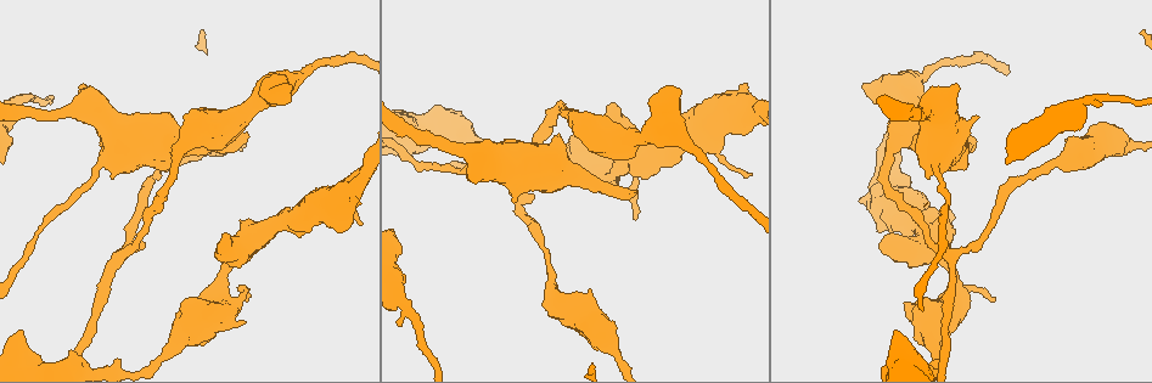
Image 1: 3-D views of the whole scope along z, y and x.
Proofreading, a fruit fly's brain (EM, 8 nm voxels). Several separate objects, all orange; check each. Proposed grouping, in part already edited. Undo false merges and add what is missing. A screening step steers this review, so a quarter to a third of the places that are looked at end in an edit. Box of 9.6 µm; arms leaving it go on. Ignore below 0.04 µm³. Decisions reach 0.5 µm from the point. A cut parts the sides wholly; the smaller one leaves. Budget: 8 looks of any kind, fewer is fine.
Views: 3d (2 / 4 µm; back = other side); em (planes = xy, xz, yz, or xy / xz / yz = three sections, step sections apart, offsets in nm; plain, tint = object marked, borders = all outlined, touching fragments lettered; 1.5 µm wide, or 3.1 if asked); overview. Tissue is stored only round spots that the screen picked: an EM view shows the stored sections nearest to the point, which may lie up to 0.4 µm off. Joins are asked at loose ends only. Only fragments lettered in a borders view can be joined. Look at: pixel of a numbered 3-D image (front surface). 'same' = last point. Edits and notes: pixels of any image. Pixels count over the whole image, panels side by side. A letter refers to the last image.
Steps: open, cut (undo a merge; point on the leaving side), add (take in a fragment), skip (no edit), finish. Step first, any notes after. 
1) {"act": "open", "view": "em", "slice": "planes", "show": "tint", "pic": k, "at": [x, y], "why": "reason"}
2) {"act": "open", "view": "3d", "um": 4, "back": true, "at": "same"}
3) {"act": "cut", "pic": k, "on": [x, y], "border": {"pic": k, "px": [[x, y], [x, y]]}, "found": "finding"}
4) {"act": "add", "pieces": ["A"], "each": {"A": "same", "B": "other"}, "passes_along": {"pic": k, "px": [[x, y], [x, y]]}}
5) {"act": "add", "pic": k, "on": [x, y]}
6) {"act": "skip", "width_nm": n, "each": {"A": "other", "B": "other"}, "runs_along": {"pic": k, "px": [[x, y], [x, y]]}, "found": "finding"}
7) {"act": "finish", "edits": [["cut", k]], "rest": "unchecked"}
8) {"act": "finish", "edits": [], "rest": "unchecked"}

{"act": "open", "view": "em", "slice": "yz", "step": 4, "show": "borders", "pic": 1, "at": [21, 333], "why": "thick end"}

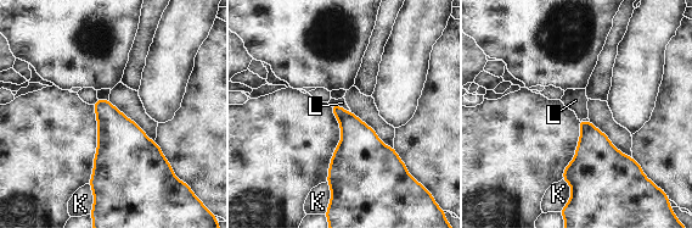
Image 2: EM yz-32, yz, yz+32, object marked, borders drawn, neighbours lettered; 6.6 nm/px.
{"act": "skip", "each": {"K": "other", "L": "other"}, "border": {"pic": 2, "px": [[331, 104], [339, 105], [350, 112]]}, "found": "no lettered fragment goes on from it"}

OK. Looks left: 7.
{"act": "open", "view": "3d", "um": 4, "pic": 1, "at": [247, 136], "why": "long arm stops here"}

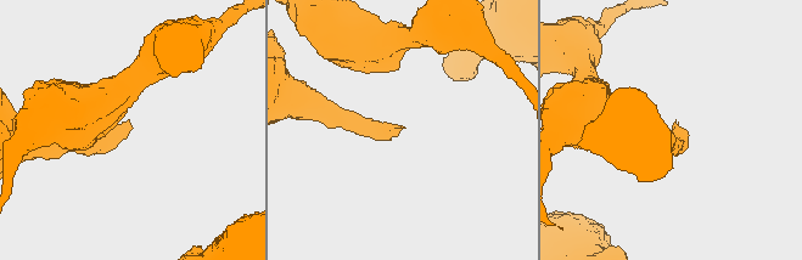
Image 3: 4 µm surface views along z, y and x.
{"act": "open", "view": "em", "slice": "planes", "show": "borders", "pic": 3, "at": [402, 127]}

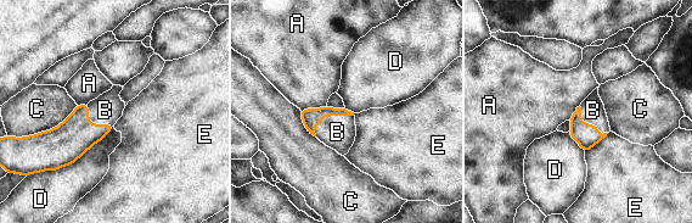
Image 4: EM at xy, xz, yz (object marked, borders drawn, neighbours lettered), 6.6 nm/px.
{"act": "add", "pieces": ["B"], "each": {"A": "other", "B": "same", "C": "other", "D": "other", "E": "other"}, "passes_along": {"pic": 4, "px": [[311, 117], [328, 115], [337, 132]]}, "found": "it goes on there"}

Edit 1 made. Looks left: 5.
{"act": "open", "view": "em", "slice": "planes", "show": "plain", "pic": 1, "at": [212, 305], "why": "thick end"}

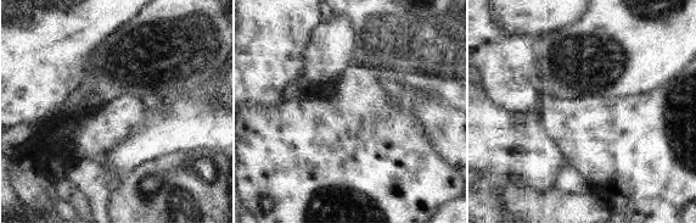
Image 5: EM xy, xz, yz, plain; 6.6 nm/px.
{"act": "open", "view": "em", "slice": "planes", "show": "borders", "at": "same"}

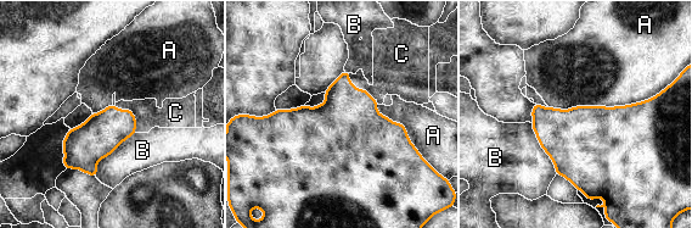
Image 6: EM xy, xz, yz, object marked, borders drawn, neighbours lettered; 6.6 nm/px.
{"act": "skip", "each": {"A": "other", "B": "other", "C": "other"}, "border": {"pic": 6, "px": [[657, 94], [611, 107], [549, 107]]}, "found": "none of them fits"}

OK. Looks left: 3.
{"act": "finish", "edits": [["add", 4]], "rest": "unchecked"}

